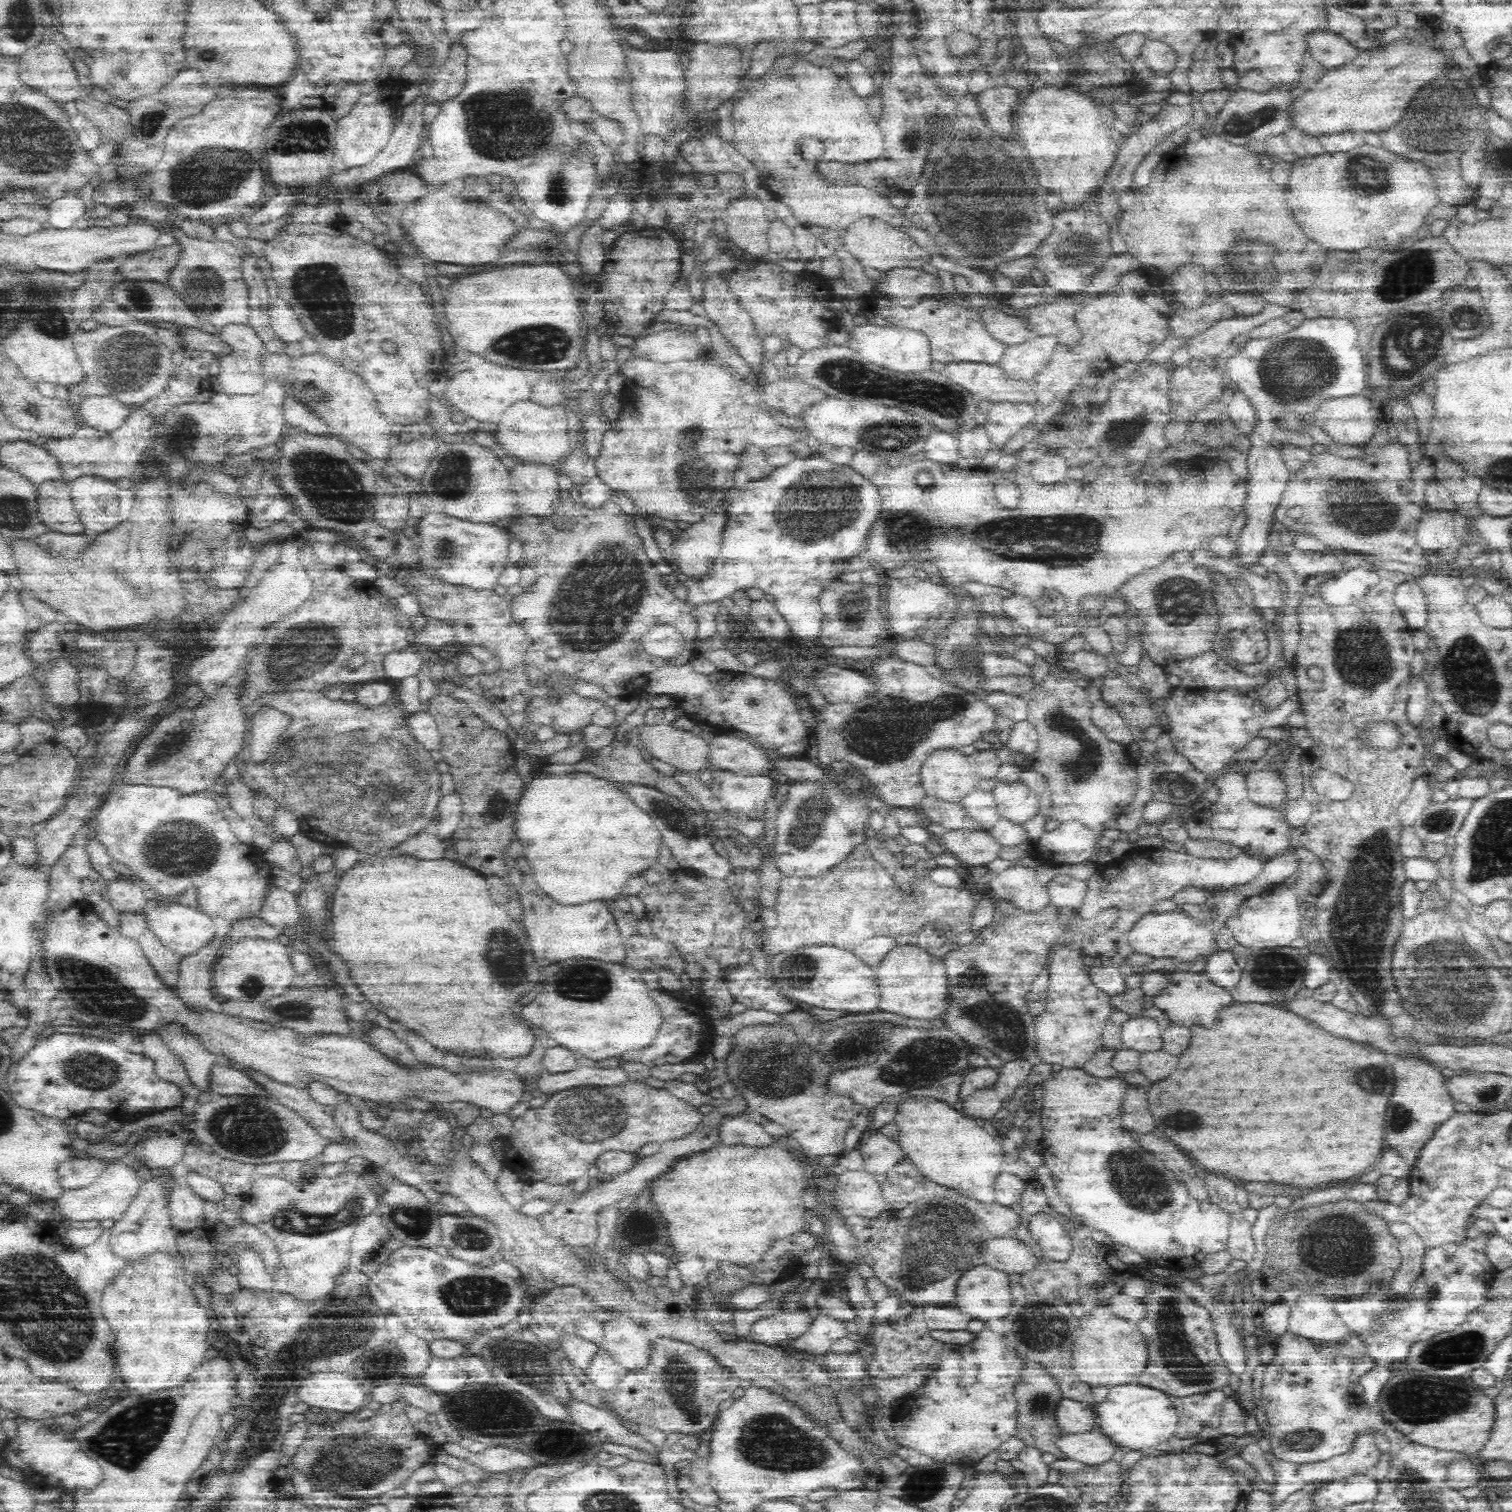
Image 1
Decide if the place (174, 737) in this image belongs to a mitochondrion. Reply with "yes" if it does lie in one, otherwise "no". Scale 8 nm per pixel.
yes

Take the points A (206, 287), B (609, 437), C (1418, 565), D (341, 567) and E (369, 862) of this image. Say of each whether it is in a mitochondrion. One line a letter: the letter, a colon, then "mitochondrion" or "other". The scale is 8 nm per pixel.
A: mitochondrion
B: other
C: other
D: other
E: other

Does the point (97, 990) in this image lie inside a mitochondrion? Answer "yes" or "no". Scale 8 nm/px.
yes

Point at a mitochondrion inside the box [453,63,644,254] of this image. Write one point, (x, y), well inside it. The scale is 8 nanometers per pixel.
(502, 126)

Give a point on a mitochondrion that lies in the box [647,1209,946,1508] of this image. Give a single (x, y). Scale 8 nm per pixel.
(769, 1440)

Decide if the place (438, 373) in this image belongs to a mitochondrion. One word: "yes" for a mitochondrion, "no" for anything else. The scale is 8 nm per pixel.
no

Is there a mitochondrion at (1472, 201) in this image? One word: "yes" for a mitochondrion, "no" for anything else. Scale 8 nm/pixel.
no

